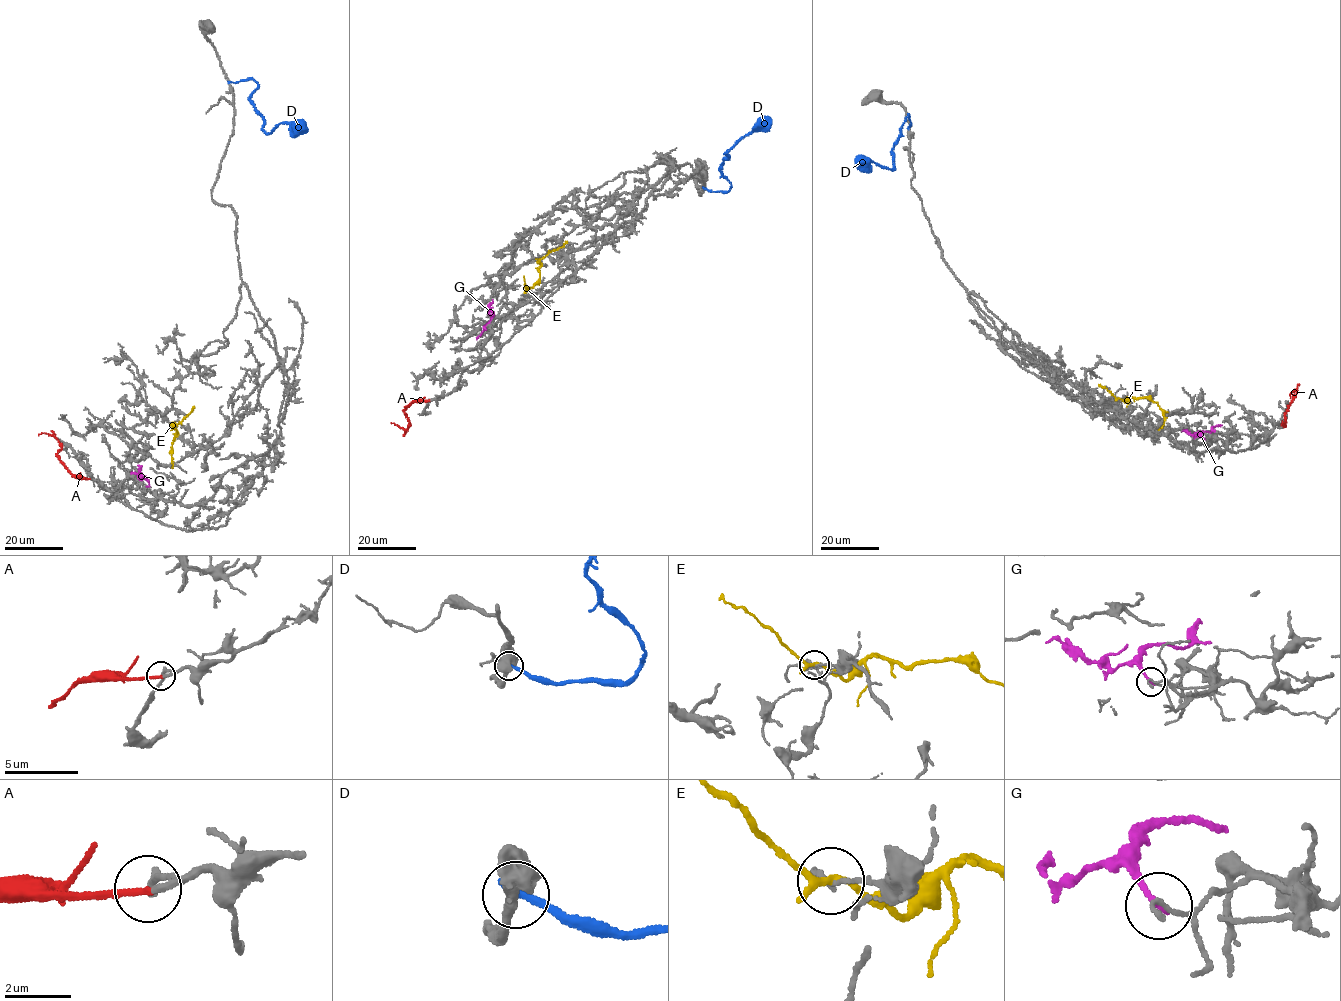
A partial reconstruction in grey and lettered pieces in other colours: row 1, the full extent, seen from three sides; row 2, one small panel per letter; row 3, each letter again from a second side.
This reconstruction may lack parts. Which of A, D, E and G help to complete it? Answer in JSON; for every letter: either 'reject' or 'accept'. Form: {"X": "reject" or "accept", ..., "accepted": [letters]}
{"A": "accept", "D": "reject", "E": "reject", "G": "reject", "accepted": ["A"]}

